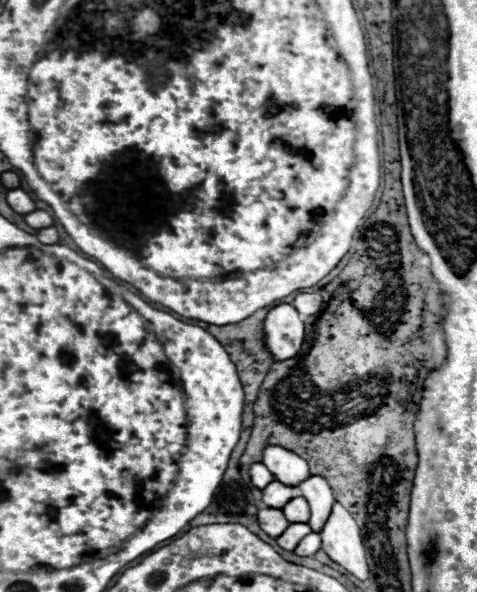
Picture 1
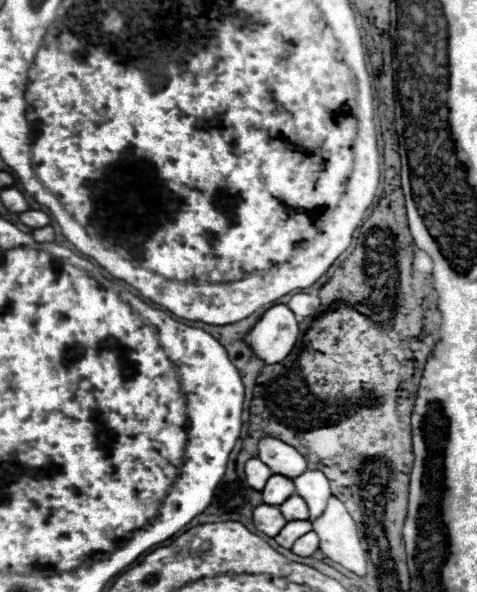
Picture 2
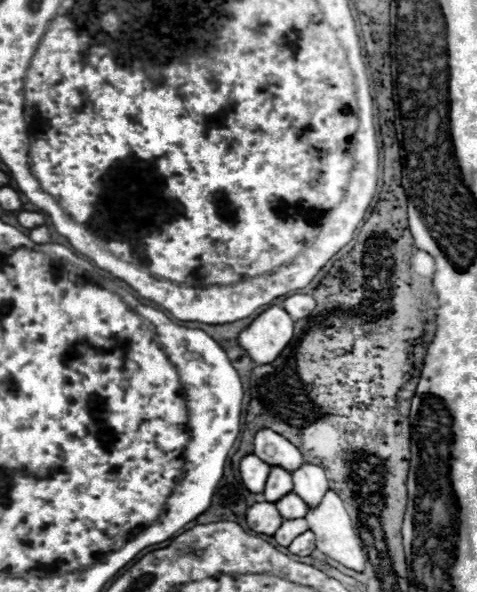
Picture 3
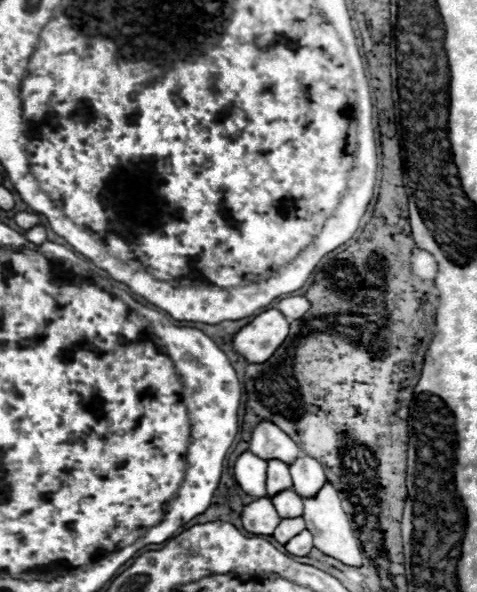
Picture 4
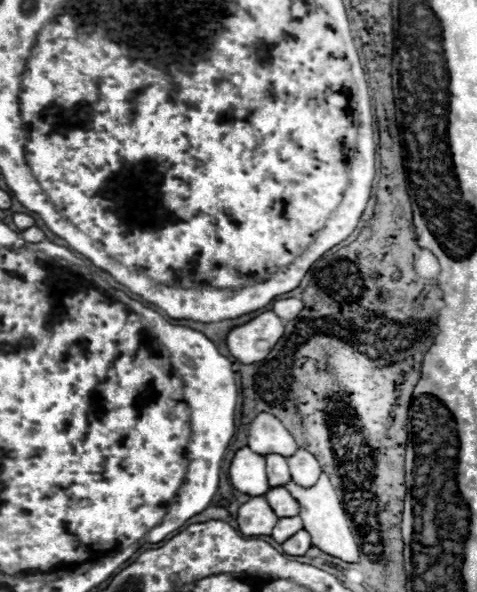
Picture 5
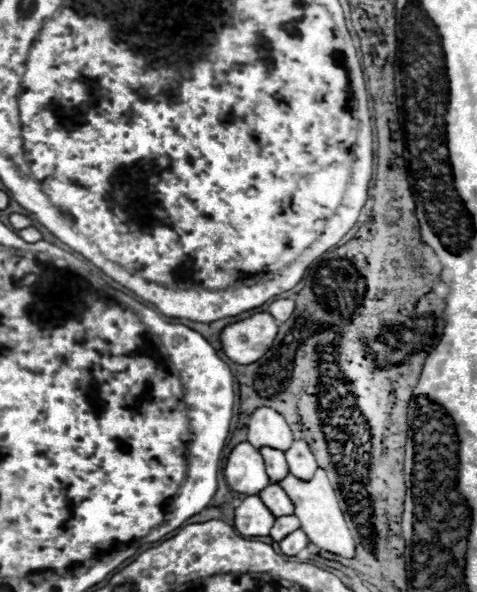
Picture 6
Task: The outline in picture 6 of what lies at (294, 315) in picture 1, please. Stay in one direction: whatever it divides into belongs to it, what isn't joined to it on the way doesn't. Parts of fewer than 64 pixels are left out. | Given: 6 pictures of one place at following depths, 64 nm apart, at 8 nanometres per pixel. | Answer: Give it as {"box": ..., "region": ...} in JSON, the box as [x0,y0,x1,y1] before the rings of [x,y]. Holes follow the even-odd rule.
{"box":[220,312,278,364],"region":[[[266,312],[254,314],[240,322],[228,324],[220,332],[220,344],[224,354],[234,364],[252,364],[260,360],[272,346],[278,332],[278,324]],[[258,318],[258,320],[256,320]]]}

